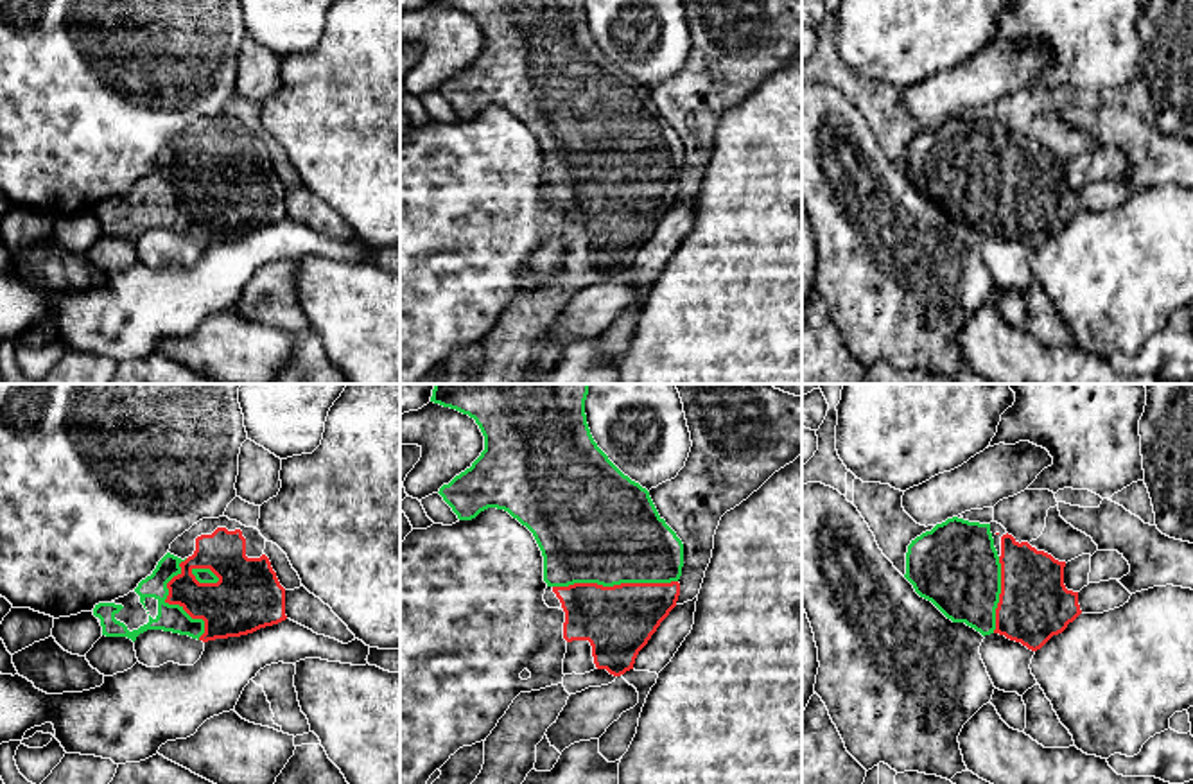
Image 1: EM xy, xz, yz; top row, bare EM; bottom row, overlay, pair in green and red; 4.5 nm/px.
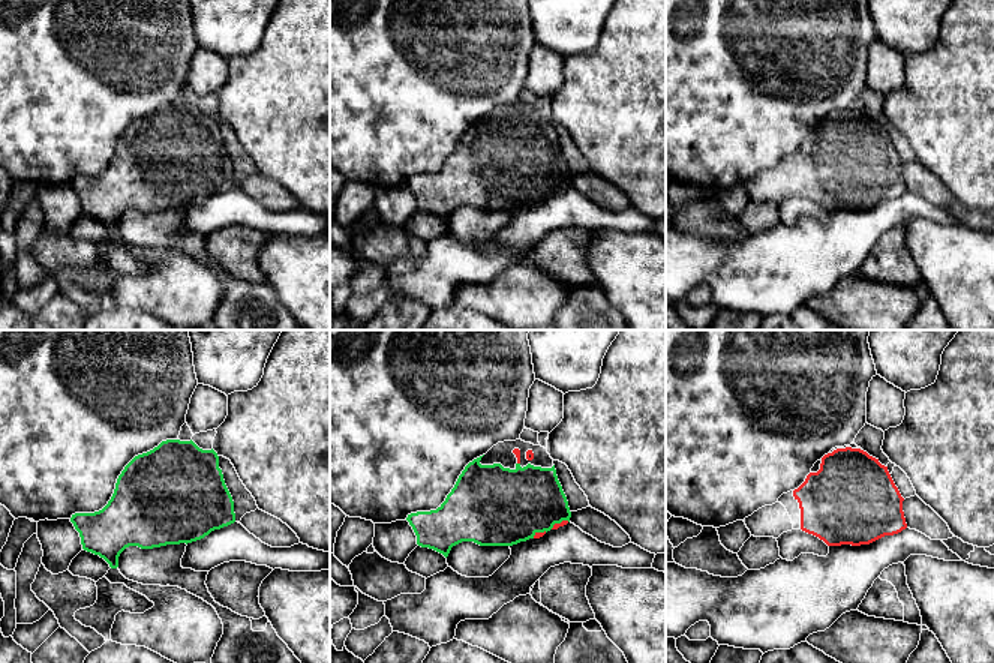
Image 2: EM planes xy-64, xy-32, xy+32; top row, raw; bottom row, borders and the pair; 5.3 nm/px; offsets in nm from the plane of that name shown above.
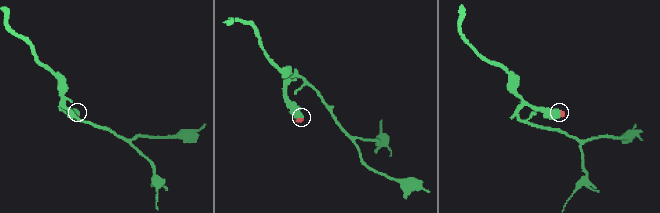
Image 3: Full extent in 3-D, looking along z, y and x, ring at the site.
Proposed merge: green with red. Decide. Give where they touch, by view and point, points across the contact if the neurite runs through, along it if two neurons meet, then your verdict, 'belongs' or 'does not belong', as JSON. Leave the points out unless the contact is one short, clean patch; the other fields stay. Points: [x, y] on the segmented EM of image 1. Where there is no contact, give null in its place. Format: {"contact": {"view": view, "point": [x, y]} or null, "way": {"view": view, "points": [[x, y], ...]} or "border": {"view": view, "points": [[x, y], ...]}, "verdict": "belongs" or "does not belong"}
{"contact": {"view": "xz", "point": [614, 583]}, "verdict": "belongs"}

